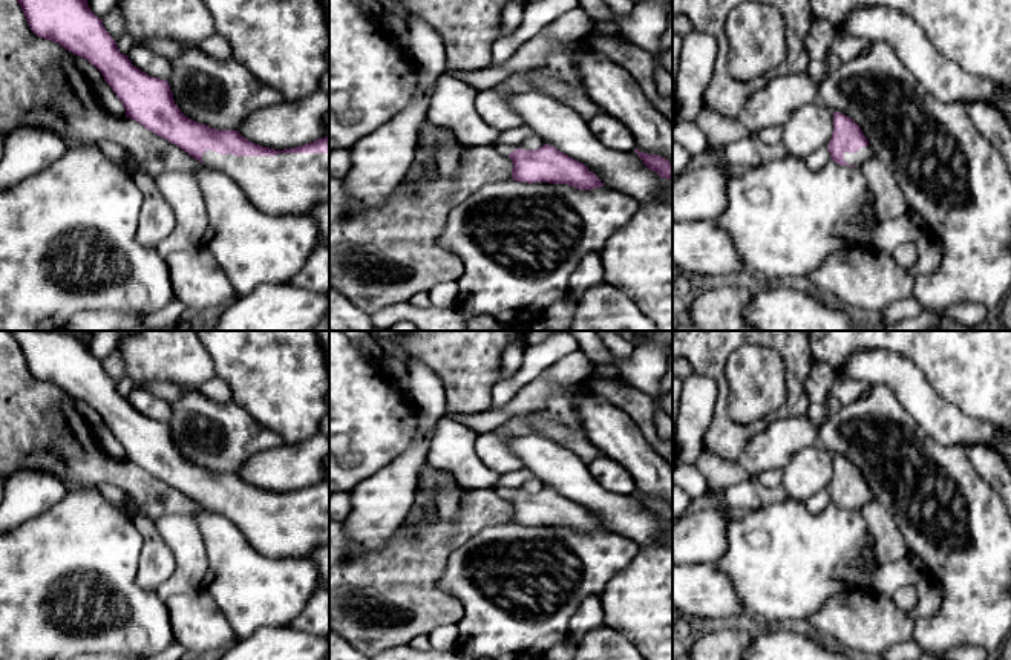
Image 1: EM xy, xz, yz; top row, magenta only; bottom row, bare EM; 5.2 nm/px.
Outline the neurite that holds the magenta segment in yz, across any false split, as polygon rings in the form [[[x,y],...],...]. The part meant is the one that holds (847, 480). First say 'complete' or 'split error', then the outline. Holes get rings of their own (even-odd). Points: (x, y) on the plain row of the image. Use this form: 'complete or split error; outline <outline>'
split error; outline [[[833,455],[833,475],[827,490],[832,504],[839,508],[859,510],[872,499],[869,484],[859,469],[839,455]]]

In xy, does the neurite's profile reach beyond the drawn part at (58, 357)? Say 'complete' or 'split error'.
split error

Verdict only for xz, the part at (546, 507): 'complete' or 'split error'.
complete

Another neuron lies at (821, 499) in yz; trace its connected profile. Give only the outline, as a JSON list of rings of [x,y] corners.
[[[824,488],[818,493],[815,493],[812,498],[807,499],[806,505],[812,513],[823,511],[830,504],[830,495],[829,490]]]

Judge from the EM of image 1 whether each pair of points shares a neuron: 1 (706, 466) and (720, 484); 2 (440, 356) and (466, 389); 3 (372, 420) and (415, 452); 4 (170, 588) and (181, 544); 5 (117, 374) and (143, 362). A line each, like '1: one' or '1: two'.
1: one
2: one
3: two
4: one
5: two

